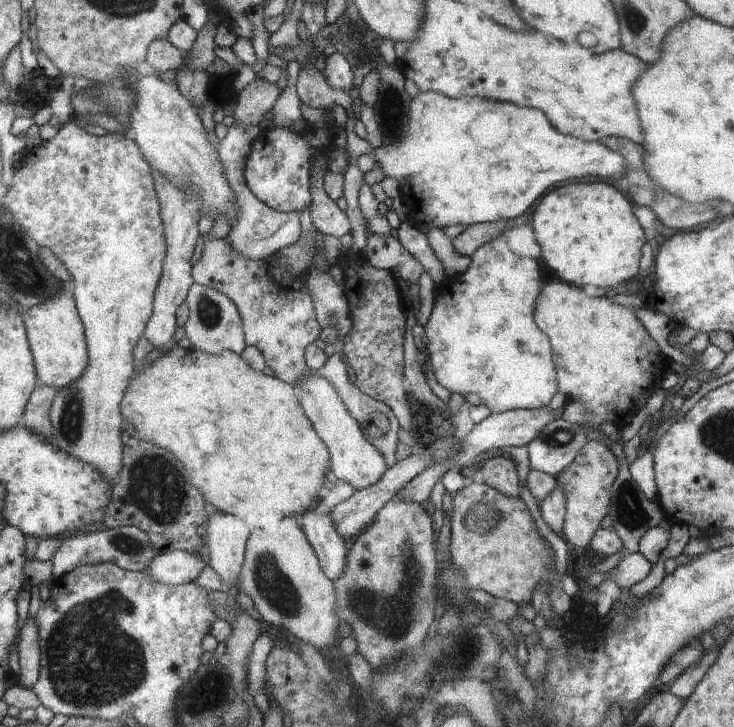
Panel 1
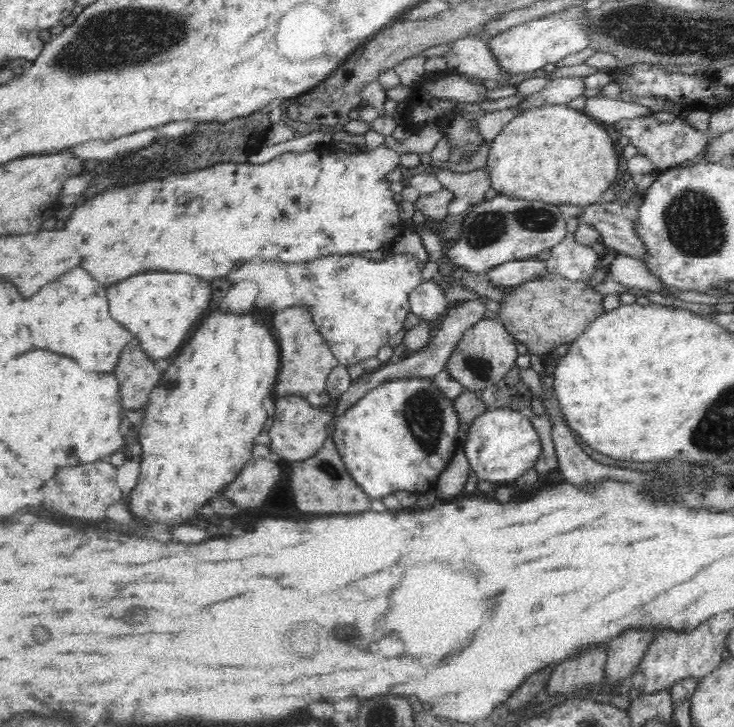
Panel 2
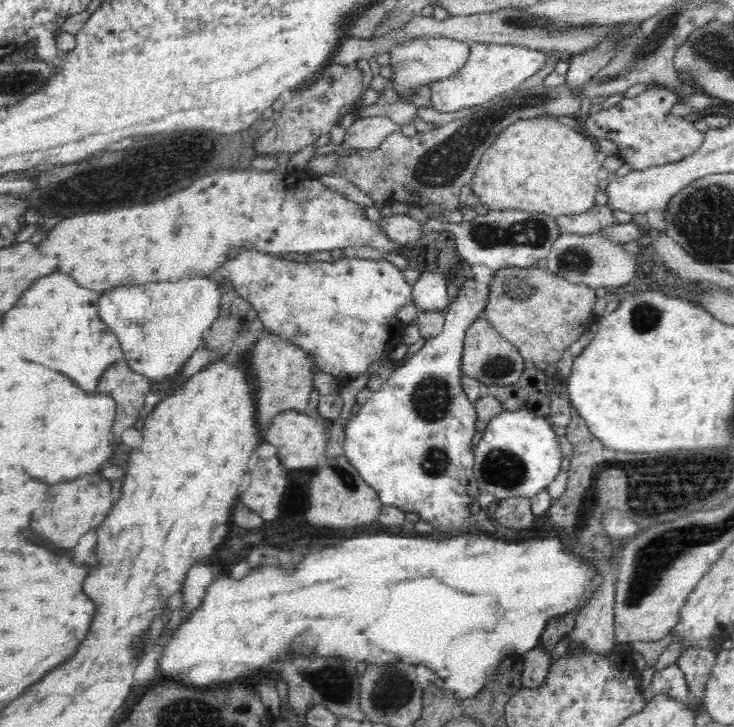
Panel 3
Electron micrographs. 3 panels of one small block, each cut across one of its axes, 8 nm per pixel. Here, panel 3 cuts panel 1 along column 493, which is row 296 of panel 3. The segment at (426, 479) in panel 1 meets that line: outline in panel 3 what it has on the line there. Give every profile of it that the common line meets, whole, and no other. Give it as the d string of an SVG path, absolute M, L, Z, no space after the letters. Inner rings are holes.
M424 272L413 286L413 302L418 310L446 310L449 306L447 278L440 272Z

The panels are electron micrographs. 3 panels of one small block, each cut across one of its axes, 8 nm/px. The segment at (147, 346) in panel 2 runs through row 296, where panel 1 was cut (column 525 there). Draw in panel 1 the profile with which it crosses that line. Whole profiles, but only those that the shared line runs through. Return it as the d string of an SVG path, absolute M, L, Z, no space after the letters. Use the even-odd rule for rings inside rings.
M420 91L414 98L411 98L409 102L408 116L409 123L403 128L401 136L397 139L386 139L385 143L378 148L374 148L373 154L375 155L375 162L378 162L378 166L382 169L385 177L396 179L399 184L399 188L402 186L410 186L410 192L412 192L412 198L414 198L414 206L416 210L409 210L407 220L414 226L418 227L418 218L422 220L424 231L438 228L448 228L448 226L470 226L474 223L487 223L498 220L506 221L510 218L518 218L518 216L524 216L524 212L528 210L528 206L540 198L546 190L550 188L558 187L558 184L566 182L566 180L582 180L582 178L608 178L613 173L619 173L621 178L623 176L623 170L625 169L625 159L619 152L610 150L604 143L594 141L588 142L582 139L574 138L570 135L563 135L553 125L542 110L530 110L530 108L518 108L514 104L506 104L506 102L494 102L492 99L482 98L450 98L448 95L440 94L438 91Z

